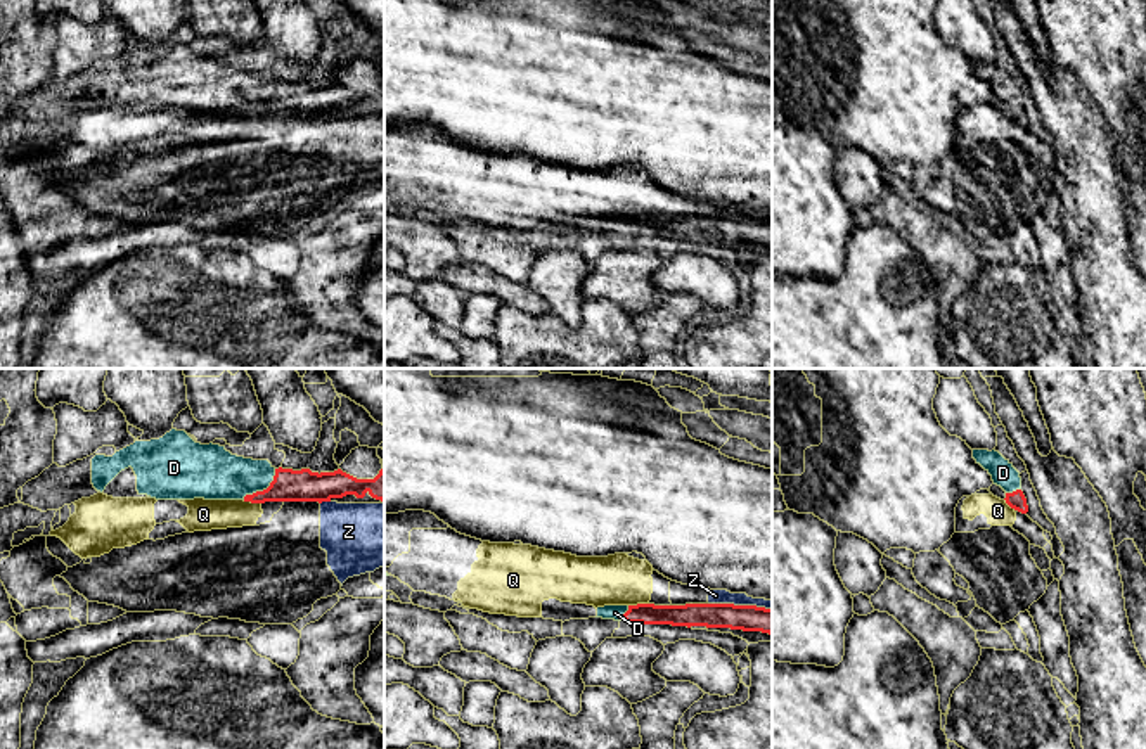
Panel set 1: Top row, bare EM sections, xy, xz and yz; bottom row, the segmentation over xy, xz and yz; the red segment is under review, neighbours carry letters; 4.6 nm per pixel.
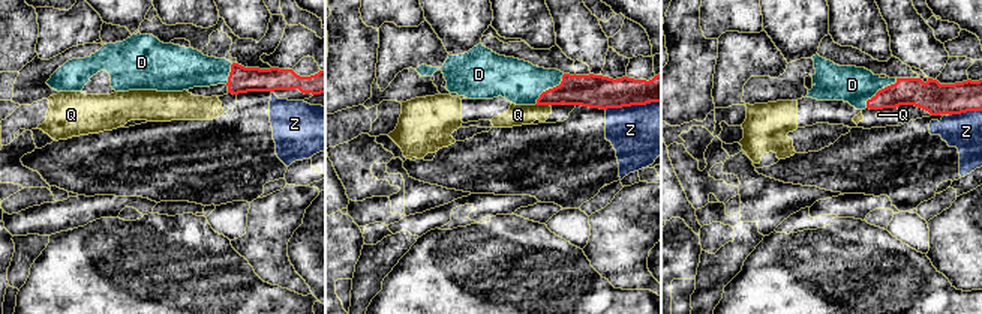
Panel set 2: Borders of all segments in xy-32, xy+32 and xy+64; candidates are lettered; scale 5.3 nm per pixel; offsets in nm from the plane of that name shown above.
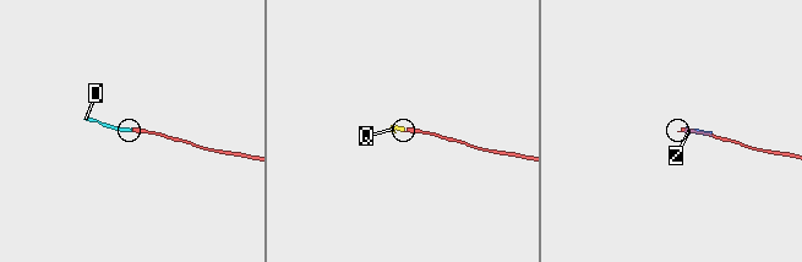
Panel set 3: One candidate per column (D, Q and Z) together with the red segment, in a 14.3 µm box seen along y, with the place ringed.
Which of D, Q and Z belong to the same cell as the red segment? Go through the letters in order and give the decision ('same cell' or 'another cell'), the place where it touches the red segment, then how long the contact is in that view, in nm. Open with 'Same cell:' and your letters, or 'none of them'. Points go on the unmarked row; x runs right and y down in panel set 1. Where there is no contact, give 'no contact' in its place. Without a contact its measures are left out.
Same cell: D
D: same cell; meets red in xy at (263, 102); contact 220 nm long
Q: another cell; meets red in xz at (637, 217); contact 100 nm long
Z: another cell; meets red in xz at (740, 218); contact 300 nm long

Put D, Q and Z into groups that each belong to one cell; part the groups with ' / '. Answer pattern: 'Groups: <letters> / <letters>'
Groups: D / Q Z

